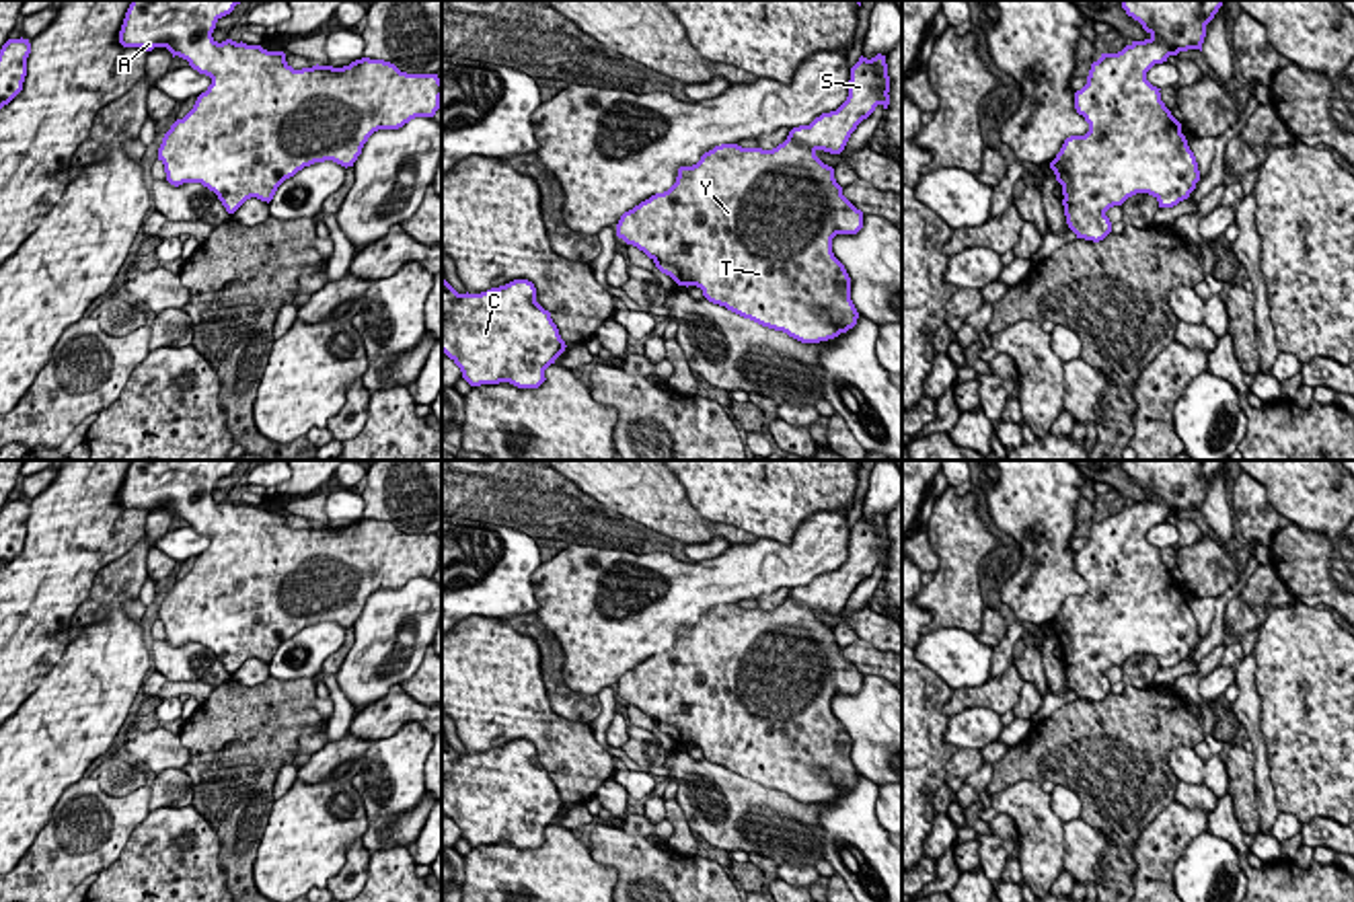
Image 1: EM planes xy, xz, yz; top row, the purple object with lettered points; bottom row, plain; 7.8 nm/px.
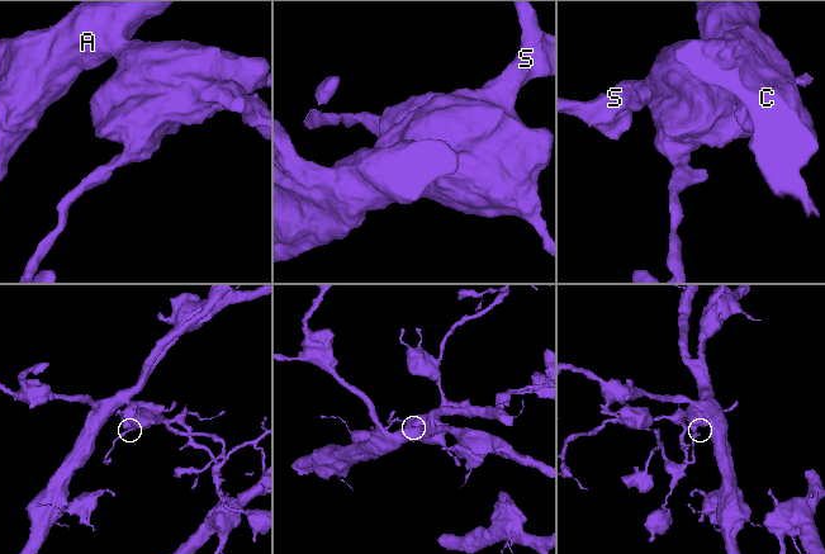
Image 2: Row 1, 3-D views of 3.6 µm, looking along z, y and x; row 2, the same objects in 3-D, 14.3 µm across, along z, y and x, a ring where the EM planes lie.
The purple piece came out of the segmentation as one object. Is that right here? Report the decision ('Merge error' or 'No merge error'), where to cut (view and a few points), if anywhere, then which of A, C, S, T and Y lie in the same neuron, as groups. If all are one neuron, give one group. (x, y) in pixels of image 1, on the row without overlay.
No merge error. No split. Groups: A C S T Y

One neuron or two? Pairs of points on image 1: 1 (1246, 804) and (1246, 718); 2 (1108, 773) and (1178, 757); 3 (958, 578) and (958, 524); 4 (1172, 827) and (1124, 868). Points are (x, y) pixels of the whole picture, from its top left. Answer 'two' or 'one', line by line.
1: two
2: two
3: one
4: two

